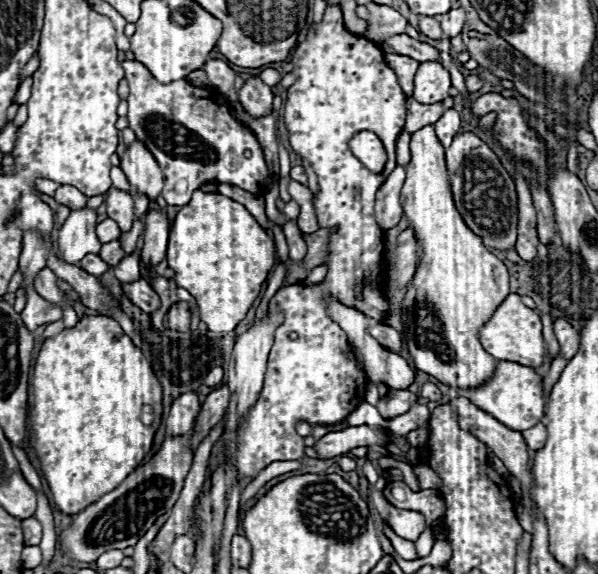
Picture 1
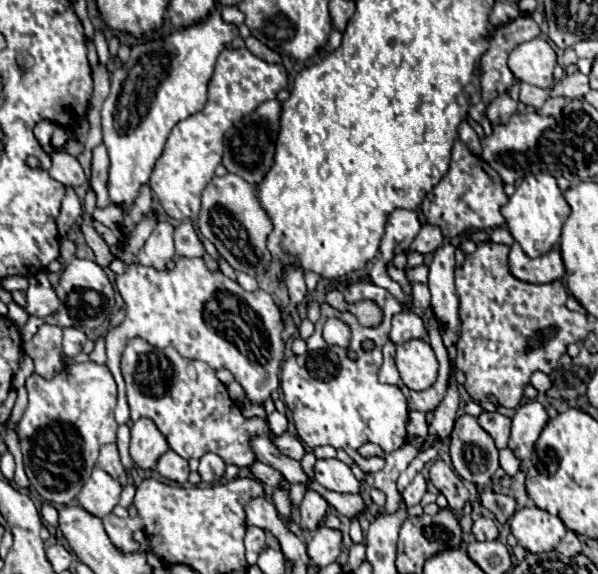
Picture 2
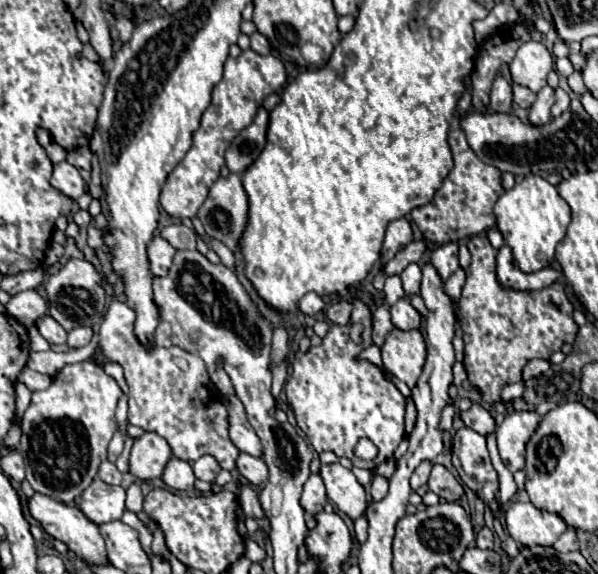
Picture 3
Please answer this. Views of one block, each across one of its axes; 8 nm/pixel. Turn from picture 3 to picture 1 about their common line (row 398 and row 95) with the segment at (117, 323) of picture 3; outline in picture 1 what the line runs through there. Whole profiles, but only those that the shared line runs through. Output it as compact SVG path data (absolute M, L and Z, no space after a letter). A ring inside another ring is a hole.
M125 59L122 62L125 78L130 86L128 94L128 122L130 128L136 132L136 138L146 144L146 148L154 154L158 160L162 172L164 172L164 190L162 196L172 206L184 206L188 204L194 190L198 190L204 182L220 182L220 184L232 184L238 186L254 196L260 196L270 186L270 170L264 160L264 152L256 140L256 136L244 128L232 114L228 100L220 96L214 88L198 88L192 86L188 80L176 80L170 84L158 82L144 64L136 60Z

